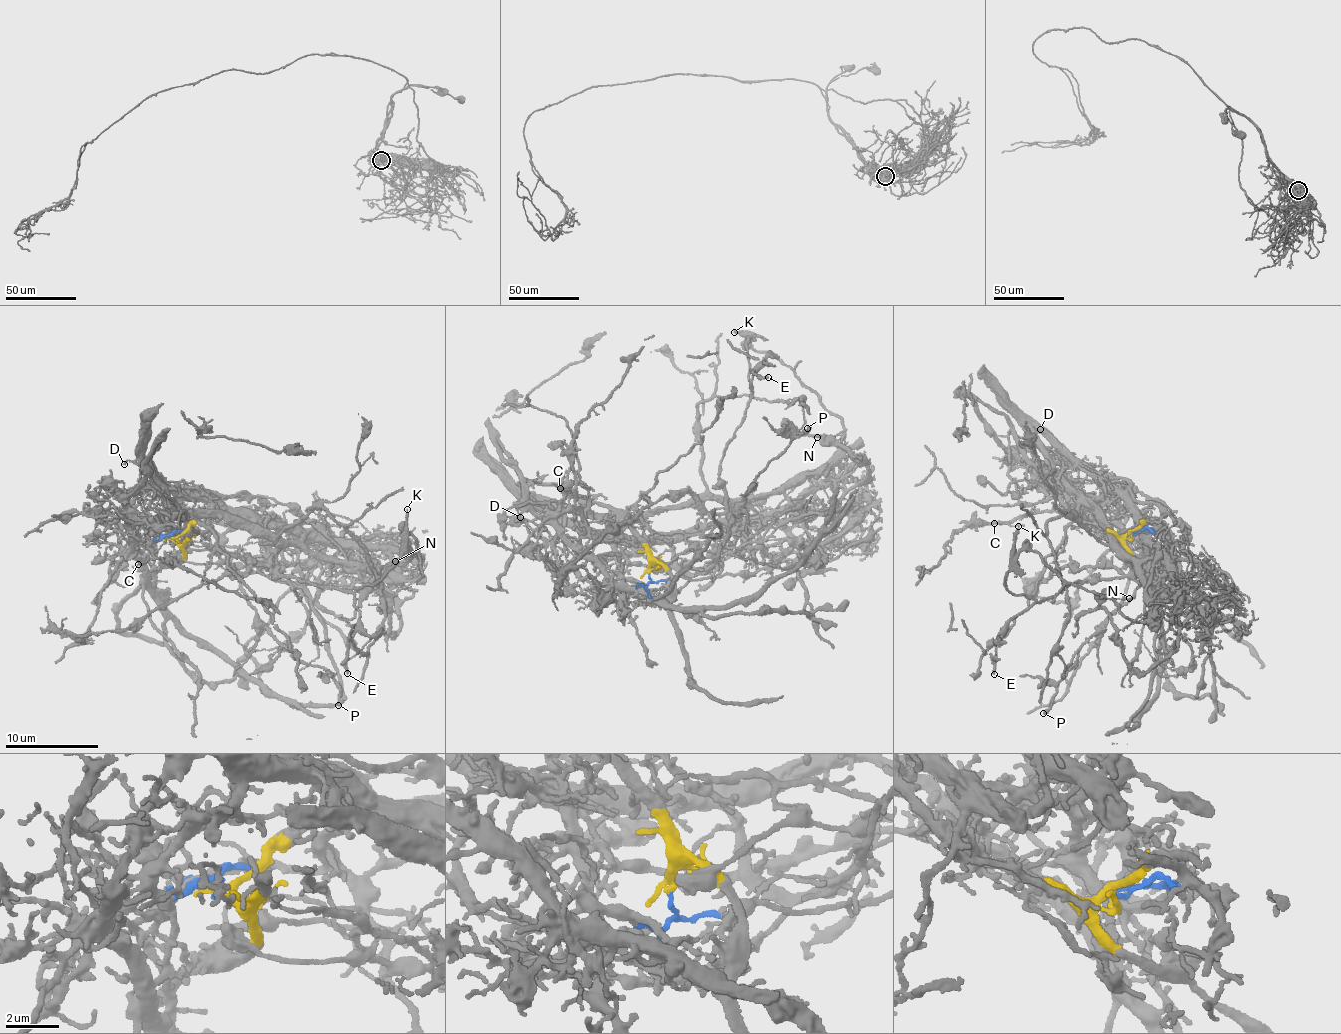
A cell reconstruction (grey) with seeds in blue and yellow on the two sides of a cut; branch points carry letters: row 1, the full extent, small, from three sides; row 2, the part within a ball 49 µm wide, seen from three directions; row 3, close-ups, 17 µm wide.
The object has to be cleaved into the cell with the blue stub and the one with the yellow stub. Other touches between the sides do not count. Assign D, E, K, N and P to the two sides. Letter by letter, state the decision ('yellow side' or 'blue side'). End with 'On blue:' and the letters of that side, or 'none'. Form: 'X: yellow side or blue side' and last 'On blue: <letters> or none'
D: yellow side
E: yellow side
K: yellow side
N: yellow side
P: yellow side
On blue: none

